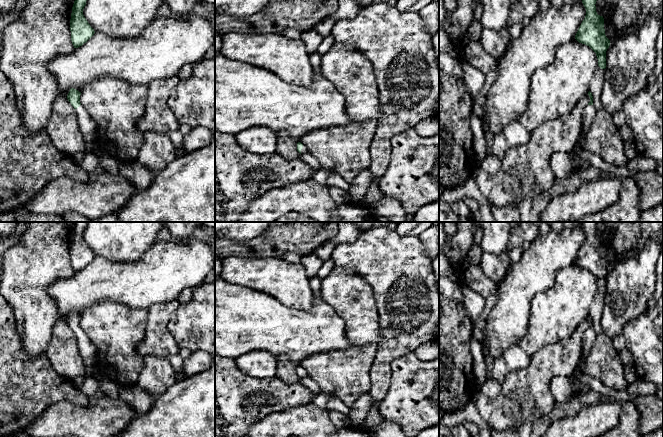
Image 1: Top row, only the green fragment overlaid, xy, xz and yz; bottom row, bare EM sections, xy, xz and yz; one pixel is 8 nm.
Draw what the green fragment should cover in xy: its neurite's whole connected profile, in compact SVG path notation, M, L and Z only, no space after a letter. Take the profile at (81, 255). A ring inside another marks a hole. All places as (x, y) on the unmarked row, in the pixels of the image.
M75 222L71 243L70 255L71 265L74 272L78 272L86 267L95 257L88 245L83 239L83 233L86 229L87 222Z

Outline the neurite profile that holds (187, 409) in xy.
M215 356L208 370L177 380L153 402L147 413L133 418L117 437L215 437Z

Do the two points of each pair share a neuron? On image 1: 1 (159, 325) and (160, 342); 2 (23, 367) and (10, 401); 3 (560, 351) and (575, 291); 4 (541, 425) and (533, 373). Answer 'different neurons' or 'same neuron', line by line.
1: same neuron
2: same neuron
3: different neurons
4: different neurons

